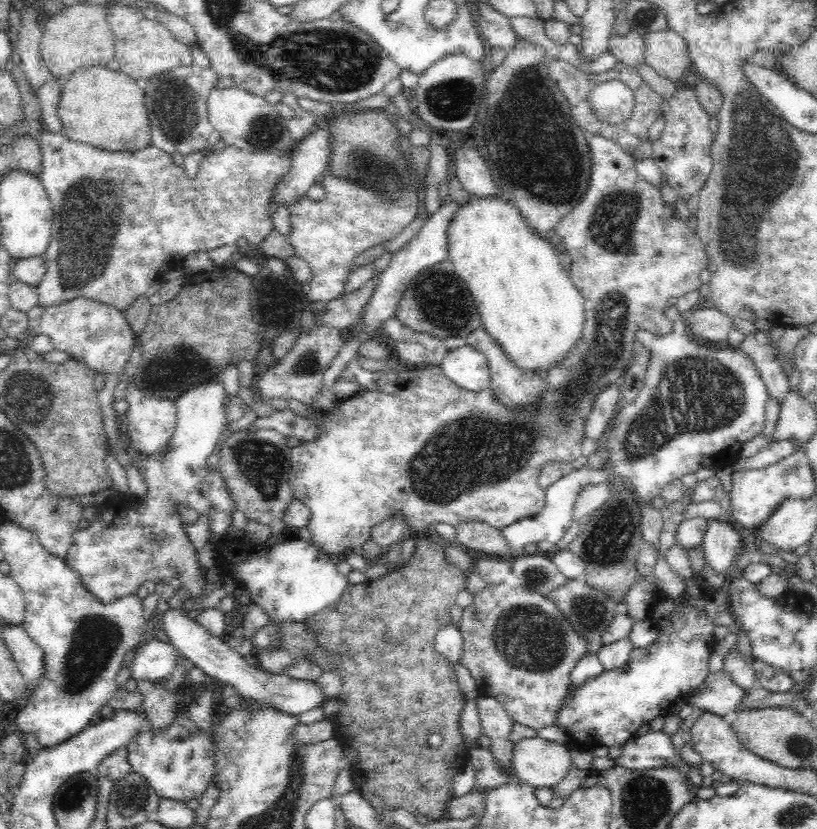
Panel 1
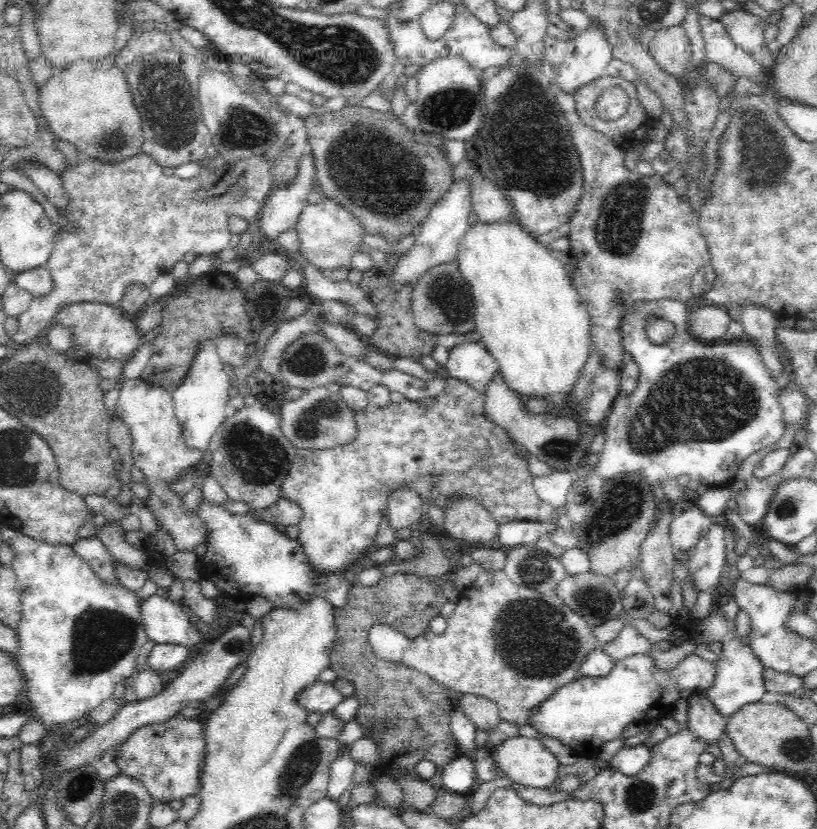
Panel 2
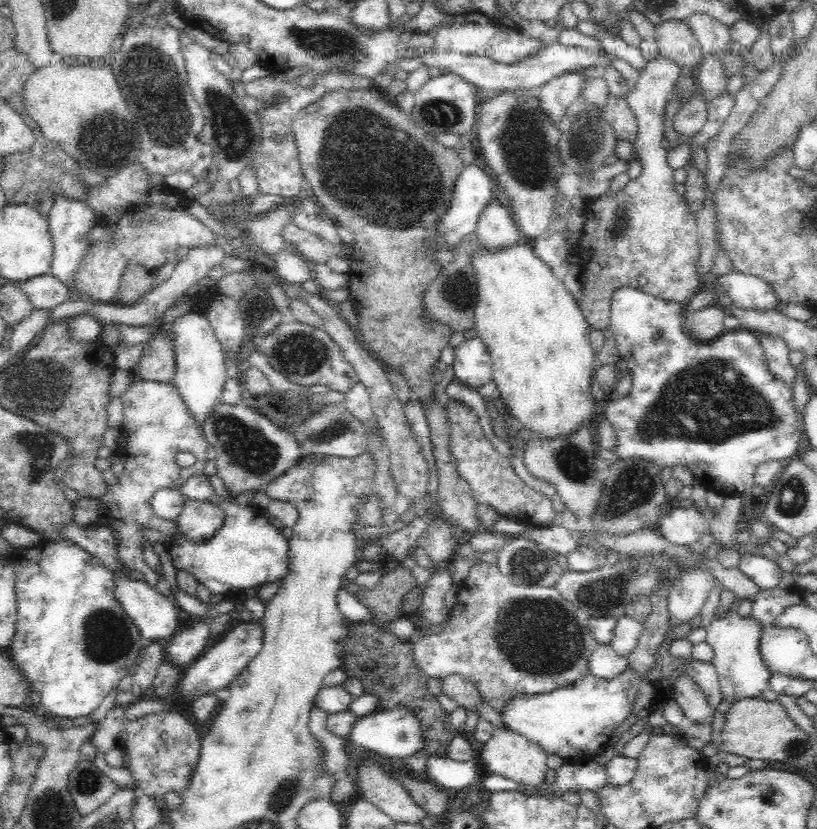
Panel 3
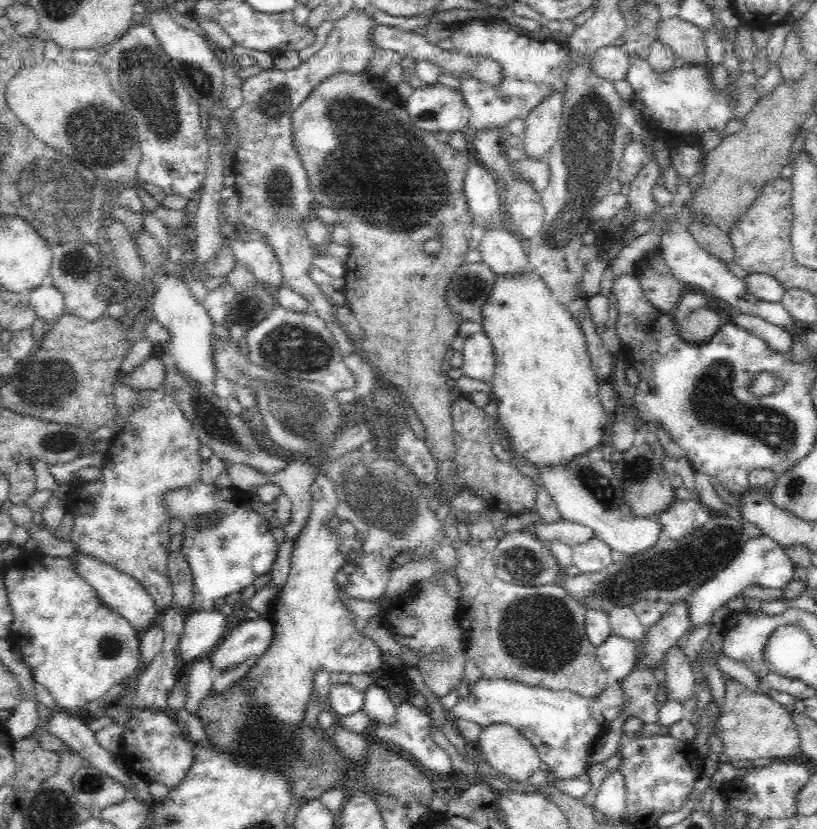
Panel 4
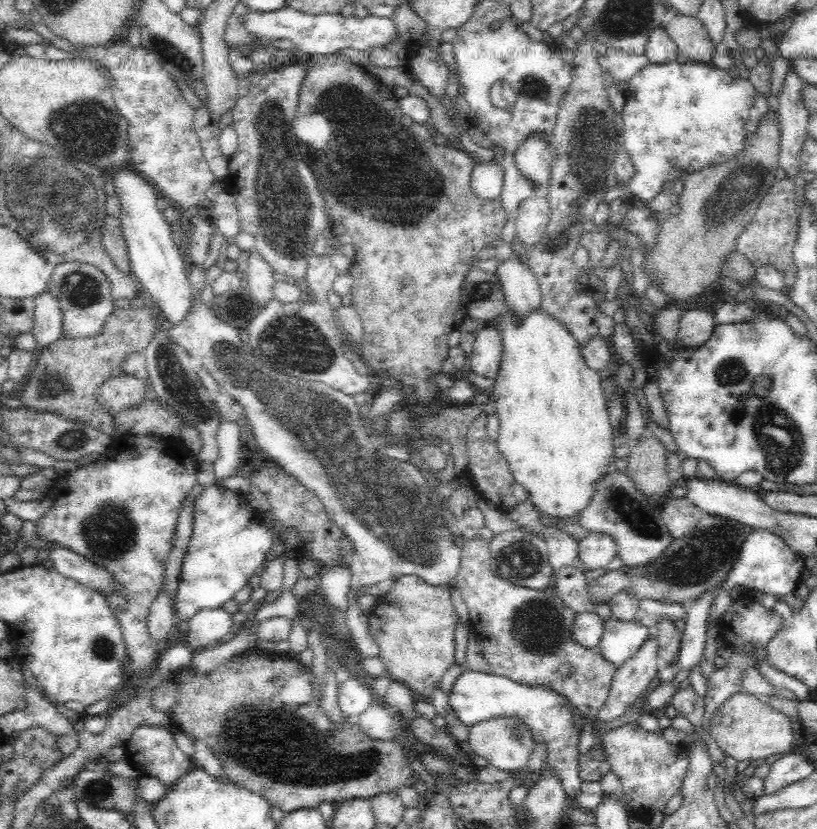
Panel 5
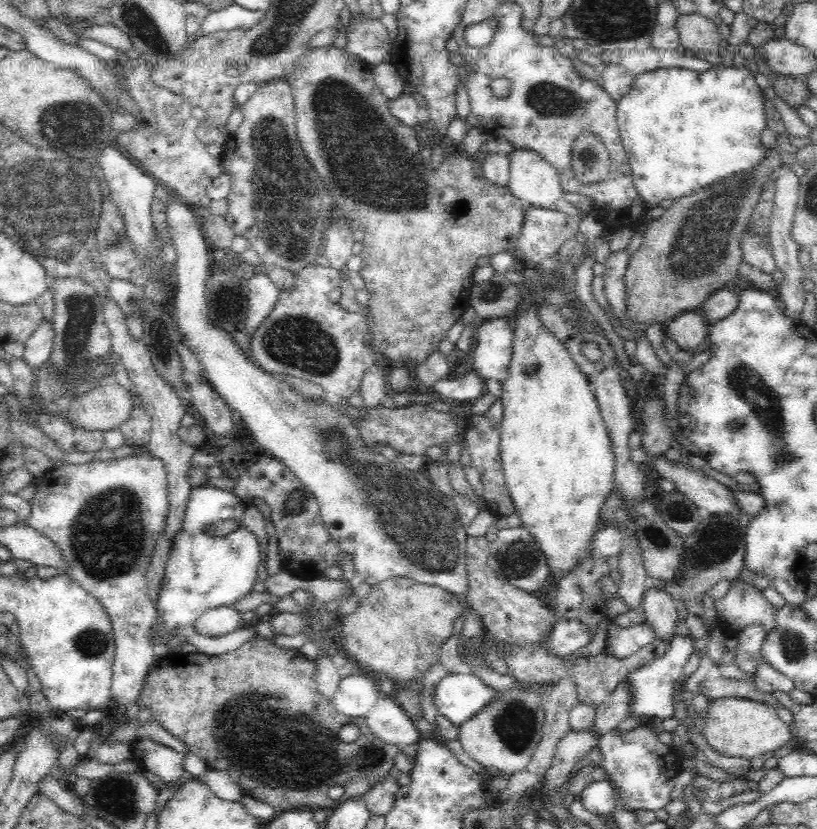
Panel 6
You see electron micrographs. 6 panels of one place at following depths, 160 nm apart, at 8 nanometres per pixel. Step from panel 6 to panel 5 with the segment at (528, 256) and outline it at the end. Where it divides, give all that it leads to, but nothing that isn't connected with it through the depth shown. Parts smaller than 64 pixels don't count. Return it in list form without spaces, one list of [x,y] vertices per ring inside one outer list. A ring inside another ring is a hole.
[[[544,194],[533,195],[519,202],[515,217],[515,234],[526,248],[538,243],[546,230],[550,205]]]

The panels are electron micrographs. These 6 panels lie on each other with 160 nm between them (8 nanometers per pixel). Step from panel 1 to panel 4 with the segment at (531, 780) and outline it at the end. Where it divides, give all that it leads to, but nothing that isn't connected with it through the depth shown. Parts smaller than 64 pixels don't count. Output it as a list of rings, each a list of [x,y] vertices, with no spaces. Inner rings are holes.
[[[508,724],[484,727],[479,743],[485,762],[512,781],[528,781],[540,769],[536,747]]]

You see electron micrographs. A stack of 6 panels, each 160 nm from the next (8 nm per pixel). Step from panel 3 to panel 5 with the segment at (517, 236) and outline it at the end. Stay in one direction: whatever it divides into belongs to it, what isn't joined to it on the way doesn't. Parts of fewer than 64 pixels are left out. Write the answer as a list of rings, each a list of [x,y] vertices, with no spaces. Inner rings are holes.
[[[513,254],[513,256],[510,256],[508,259],[497,260],[498,268],[496,268],[494,274],[498,277],[498,281],[500,281],[506,306],[504,306],[504,309],[500,312],[500,316],[492,323],[492,325],[496,326],[498,331],[500,331],[500,339],[502,339],[500,368],[498,368],[498,374],[496,378],[493,379],[493,385],[491,387],[491,399],[495,407],[494,414],[498,417],[499,422],[499,437],[495,445],[506,457],[516,482],[519,482],[528,491],[530,502],[532,502],[538,512],[544,512],[544,514],[550,514],[550,516],[574,519],[574,514],[576,514],[578,510],[582,510],[582,508],[590,502],[590,496],[592,496],[594,492],[594,482],[608,470],[610,464],[613,464],[613,440],[617,435],[617,431],[609,421],[606,398],[603,396],[603,388],[601,385],[603,380],[600,379],[598,371],[588,368],[581,353],[581,345],[578,344],[578,341],[570,334],[569,328],[566,328],[565,324],[562,324],[560,320],[554,318],[548,312],[541,310],[539,284],[534,273],[524,261],[524,258]]]

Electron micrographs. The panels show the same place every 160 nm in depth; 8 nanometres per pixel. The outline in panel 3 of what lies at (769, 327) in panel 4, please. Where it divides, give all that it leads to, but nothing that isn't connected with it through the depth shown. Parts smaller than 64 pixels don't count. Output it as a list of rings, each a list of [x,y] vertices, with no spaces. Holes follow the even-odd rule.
[[[766,333],[760,334],[759,339],[762,343],[770,372],[776,378],[786,383],[790,387],[791,393],[793,393],[792,389],[796,384],[798,371],[790,365],[790,361],[788,360],[789,350],[786,347],[786,343],[780,337]]]

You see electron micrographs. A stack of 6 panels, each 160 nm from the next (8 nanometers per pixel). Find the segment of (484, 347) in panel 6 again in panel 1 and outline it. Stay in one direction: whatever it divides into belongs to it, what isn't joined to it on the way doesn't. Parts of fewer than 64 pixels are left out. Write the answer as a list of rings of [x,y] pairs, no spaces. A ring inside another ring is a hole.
[[[468,344],[452,349],[443,358],[441,369],[457,387],[480,392],[490,389],[491,376],[487,358]]]

